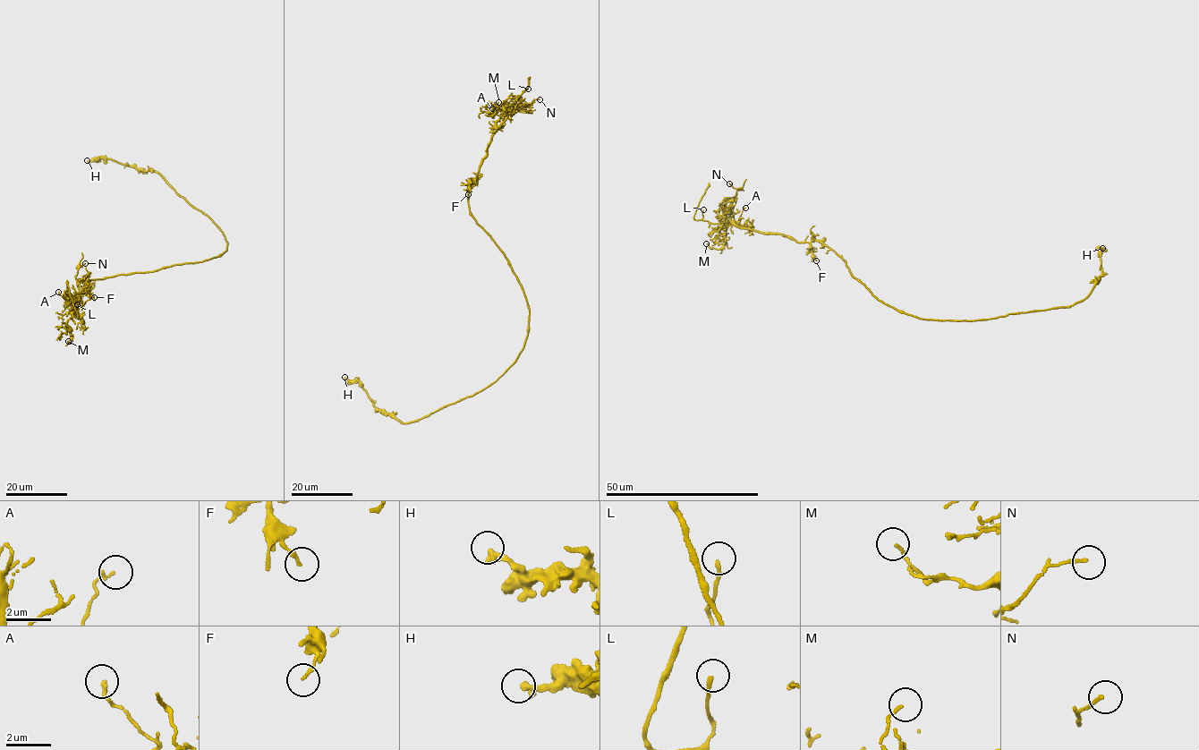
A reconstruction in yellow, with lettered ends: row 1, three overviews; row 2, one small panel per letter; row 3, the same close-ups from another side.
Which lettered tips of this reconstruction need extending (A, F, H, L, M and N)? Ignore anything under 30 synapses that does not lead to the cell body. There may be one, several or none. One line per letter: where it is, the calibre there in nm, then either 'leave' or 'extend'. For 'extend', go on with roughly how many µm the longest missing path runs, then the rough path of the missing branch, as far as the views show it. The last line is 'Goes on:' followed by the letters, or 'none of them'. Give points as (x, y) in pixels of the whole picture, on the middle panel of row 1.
A: (492, 108) | 140 nm | leave
F: (468, 194) | 170 nm | leave
H: (344, 377) | 300 nm | leave
L: (528, 89) | 160 nm | leave
M: (498, 102) | 110 nm | leave
N: (539, 99) | 110 nm | leave
Goes on: none of them

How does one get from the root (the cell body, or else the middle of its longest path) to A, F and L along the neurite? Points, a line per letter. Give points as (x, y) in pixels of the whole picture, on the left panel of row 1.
A: (207, 259), (88, 280), (87, 291), (79, 295), (74, 304), (67, 304), (58, 292)
F: (207, 259), (88, 280), (88, 293), (94, 297)
L: (207, 259), (88, 280), (87, 291), (79, 295), (76, 302), (76, 315), (77, 304)

